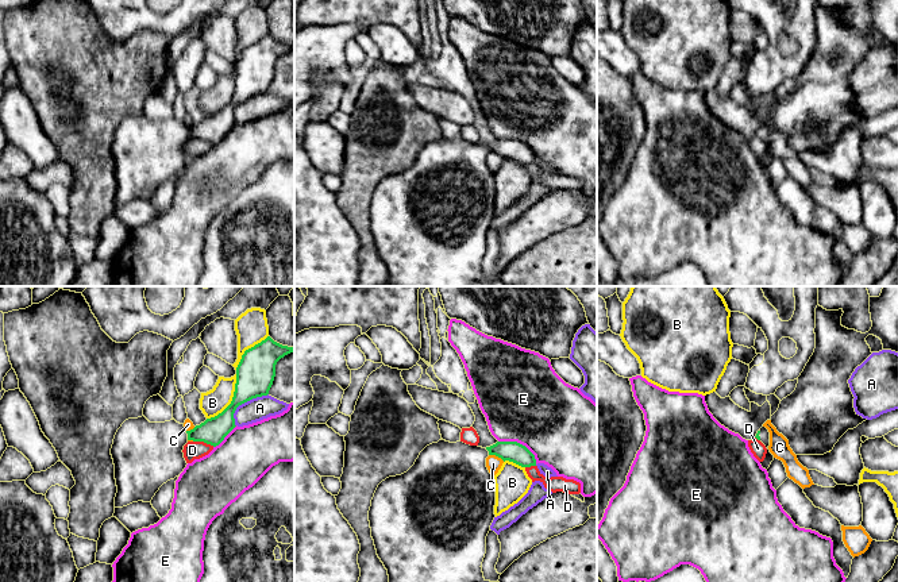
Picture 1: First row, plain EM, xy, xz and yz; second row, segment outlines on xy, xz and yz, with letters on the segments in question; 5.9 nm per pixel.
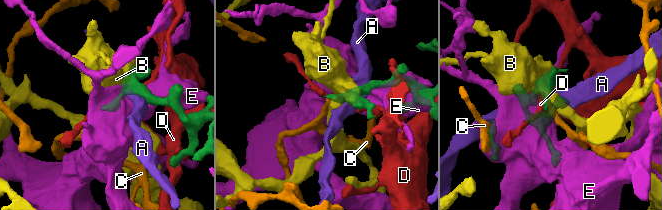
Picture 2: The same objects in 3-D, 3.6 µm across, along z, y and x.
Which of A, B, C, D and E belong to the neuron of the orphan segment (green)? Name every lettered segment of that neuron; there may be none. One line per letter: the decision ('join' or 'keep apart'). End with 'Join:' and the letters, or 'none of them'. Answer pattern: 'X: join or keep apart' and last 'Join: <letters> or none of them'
A: keep apart
B: keep apart
C: keep apart
D: keep apart
E: keep apart
Join: none of them

